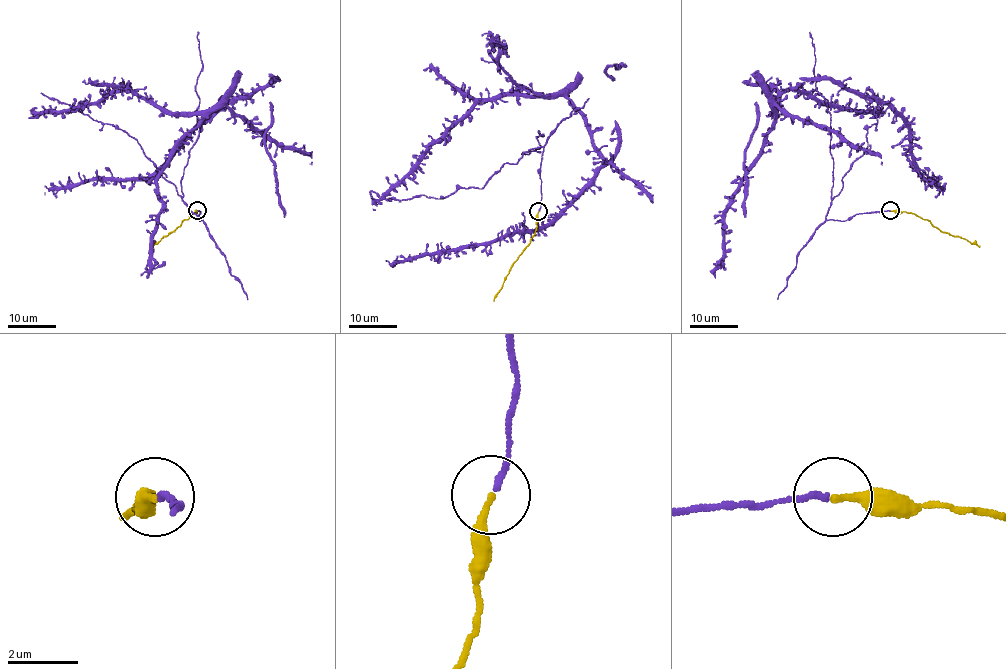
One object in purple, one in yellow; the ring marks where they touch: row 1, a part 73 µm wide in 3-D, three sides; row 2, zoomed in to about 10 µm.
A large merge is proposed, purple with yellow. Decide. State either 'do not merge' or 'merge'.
merge

